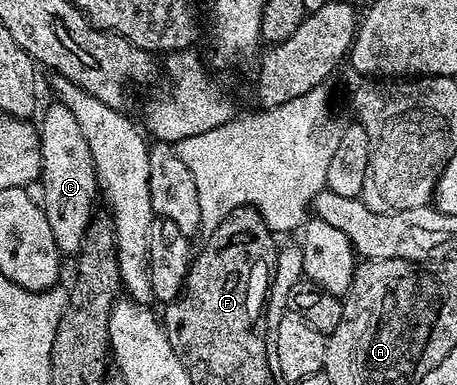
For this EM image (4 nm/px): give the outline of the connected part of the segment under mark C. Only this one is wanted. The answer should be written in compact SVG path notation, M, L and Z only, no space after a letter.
M53 102L38 120L40 138L40 178L39 187L44 187L42 207L50 222L50 230L54 230L54 242L61 253L79 253L88 223L92 221L96 200L98 204L98 185L94 158L90 154L90 146L82 134L82 126L78 126L78 118L70 114L70 110L59 102Z

